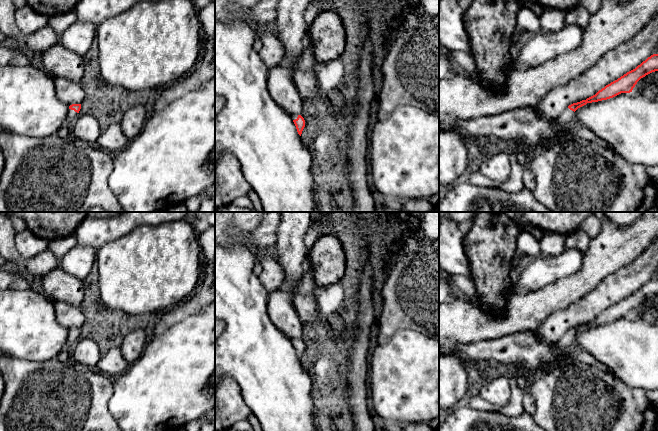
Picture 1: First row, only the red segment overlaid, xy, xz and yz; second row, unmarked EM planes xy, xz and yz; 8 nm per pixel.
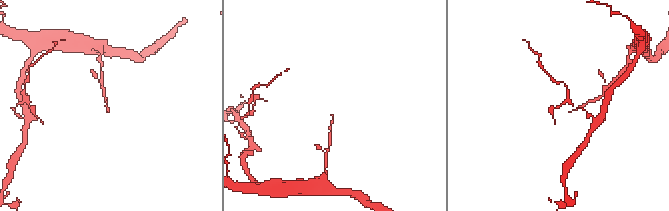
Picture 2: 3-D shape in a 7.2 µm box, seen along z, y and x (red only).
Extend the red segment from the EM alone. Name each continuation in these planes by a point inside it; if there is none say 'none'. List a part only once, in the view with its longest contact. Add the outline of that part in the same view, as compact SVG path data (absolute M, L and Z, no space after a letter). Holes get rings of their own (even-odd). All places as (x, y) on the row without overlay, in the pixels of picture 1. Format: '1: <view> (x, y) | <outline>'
1: xy (72, 338) | M69 333L68 334L68 341L67 341L67 349L72 349L74 347L74 344L75 344L77 339L78 339L77 336Z

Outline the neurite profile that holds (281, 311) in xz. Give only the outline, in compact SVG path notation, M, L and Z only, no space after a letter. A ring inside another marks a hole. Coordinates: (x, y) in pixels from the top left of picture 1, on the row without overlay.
M280 288L269 294L267 312L274 325L290 340L301 339L304 326L293 306L290 294Z

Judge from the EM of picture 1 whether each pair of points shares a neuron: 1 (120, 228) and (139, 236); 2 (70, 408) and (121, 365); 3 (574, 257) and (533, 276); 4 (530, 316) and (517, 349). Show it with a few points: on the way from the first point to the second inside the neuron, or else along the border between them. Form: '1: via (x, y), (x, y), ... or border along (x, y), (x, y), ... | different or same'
1: border along (151, 224), (139, 224), (127, 233), (107, 241) | different
2: border along (94, 368), (112, 378) | different
3: via (564, 264), (543, 271) | same
4: border along (535, 329), (513, 332), (501, 337) | different

